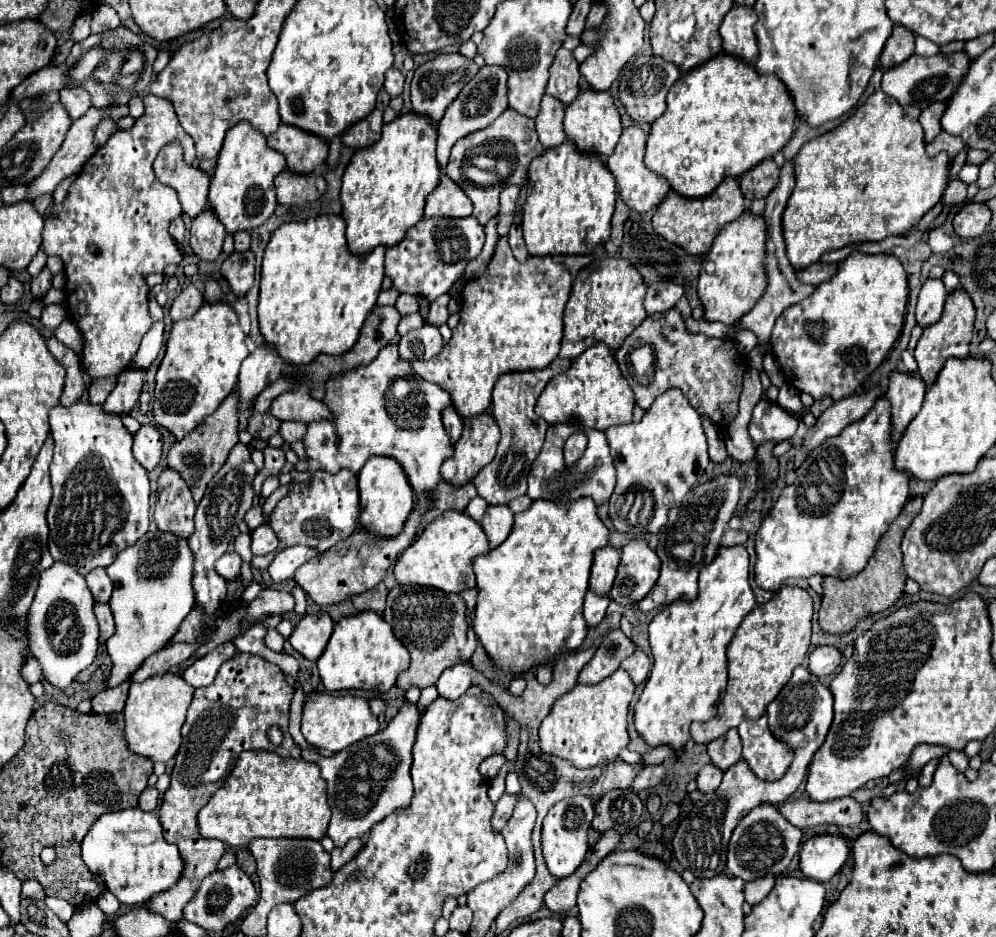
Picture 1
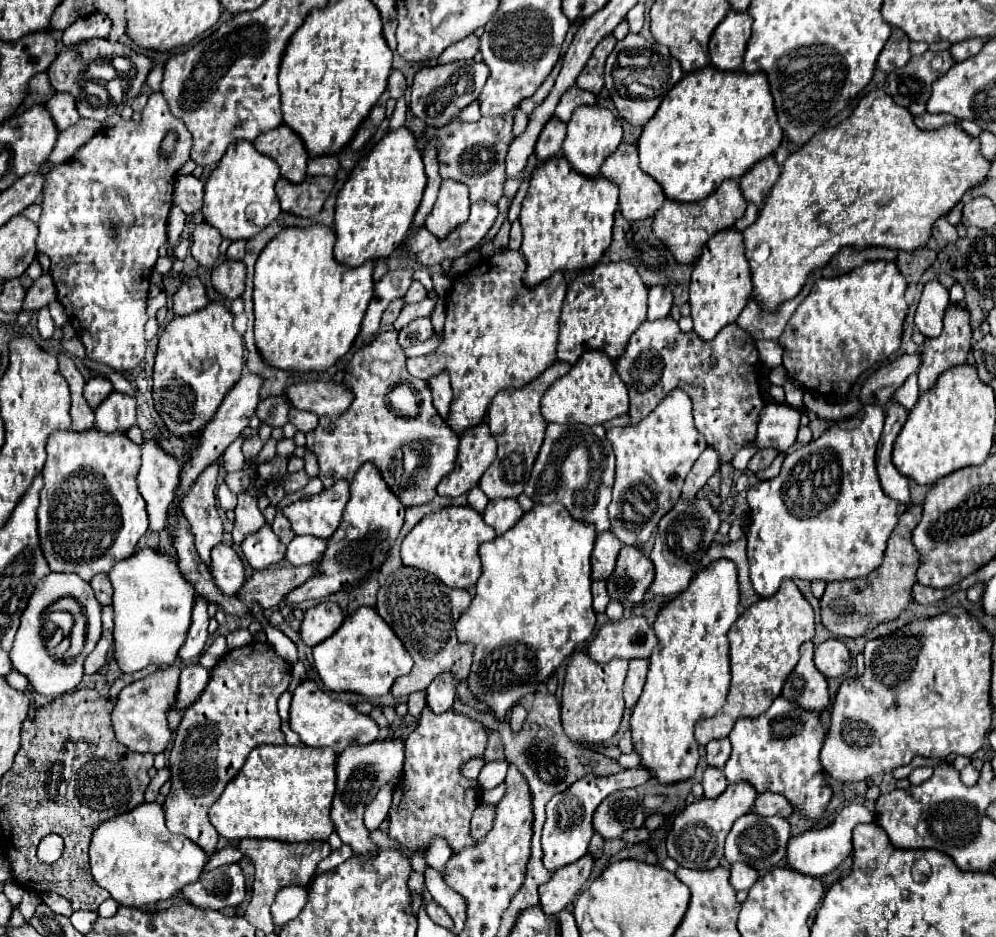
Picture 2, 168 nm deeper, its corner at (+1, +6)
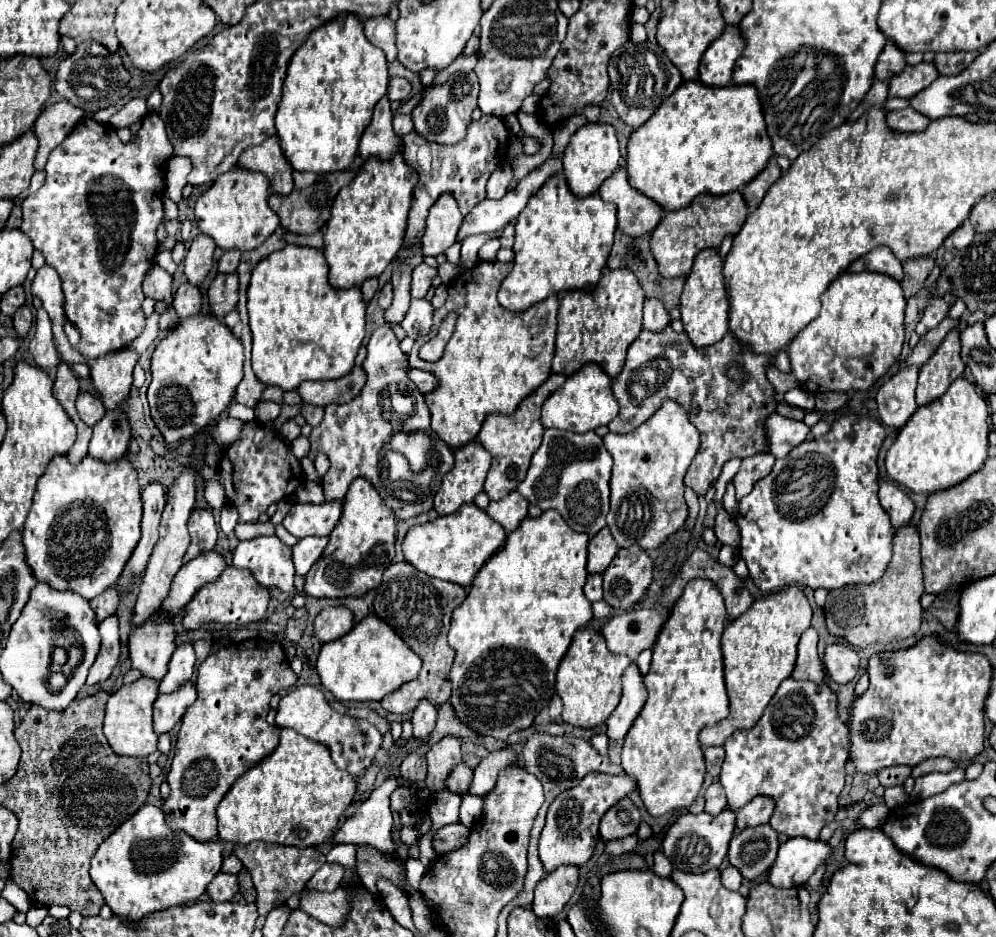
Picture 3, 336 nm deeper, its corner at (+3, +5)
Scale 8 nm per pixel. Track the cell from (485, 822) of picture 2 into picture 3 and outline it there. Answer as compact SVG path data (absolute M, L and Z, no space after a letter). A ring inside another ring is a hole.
M448 824L444 828L440 828L434 838L432 838L432 848L436 850L436 854L446 854L452 852L456 848L460 848L460 844L464 844L464 840L468 838L468 828L462 824Z

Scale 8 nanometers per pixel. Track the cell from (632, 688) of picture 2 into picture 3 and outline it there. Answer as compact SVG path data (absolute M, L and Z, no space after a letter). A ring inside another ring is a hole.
M630 664L628 670L624 672L622 686L624 686L622 700L616 706L616 710L610 714L610 718L606 720L606 736L610 740L624 738L628 734L632 722L640 714L642 706L646 704L644 680L642 680L642 674L638 672L636 664Z

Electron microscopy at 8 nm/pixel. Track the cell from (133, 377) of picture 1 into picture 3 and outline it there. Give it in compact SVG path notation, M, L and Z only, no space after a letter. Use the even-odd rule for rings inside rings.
M110 412L94 426L88 454L100 462L118 462L126 456L130 438L126 416L122 412Z

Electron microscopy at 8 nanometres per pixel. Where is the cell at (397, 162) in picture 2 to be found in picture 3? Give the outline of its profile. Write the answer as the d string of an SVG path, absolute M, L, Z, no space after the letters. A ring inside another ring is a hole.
M402 154L392 162L370 158L356 174L352 184L342 188L334 200L332 216L324 230L324 258L328 262L328 282L332 288L362 286L368 278L378 278L396 258L412 204L416 172L404 164Z

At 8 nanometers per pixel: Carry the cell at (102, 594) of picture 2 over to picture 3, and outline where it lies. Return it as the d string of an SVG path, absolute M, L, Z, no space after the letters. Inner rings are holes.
M108 588L108 592L104 592L102 596L96 596L96 600L90 600L90 606L96 612L96 622L102 622L104 618L116 614L116 608L118 608L116 588Z

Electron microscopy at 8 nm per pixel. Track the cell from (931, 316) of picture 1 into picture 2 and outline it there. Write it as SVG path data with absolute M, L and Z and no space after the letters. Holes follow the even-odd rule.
M928 281L922 289L922 297L918 301L914 317L918 331L926 337L938 337L942 331L942 319L948 305L950 305L948 289L938 281Z

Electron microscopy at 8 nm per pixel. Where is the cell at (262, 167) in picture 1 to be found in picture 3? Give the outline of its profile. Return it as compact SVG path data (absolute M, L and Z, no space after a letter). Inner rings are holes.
M226 172L216 180L196 202L194 214L198 230L214 240L222 250L254 250L258 248L280 224L278 216L268 208L268 180L260 172Z

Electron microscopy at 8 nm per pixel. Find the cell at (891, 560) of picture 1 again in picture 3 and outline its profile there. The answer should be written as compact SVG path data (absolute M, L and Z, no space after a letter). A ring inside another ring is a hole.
M910 524L898 528L894 534L892 560L884 576L876 584L844 586L828 594L826 626L830 634L838 638L846 638L852 646L858 648L866 648L876 642L888 644L892 640L904 640L908 636L914 636L920 630L920 622L922 622L920 598L924 594L924 582L922 582L920 560L922 560L920 538L916 526Z

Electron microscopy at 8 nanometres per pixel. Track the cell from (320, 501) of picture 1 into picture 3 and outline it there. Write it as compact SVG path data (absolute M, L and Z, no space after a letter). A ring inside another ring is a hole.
M342 502L324 504L294 504L282 526L296 538L330 536L342 514Z

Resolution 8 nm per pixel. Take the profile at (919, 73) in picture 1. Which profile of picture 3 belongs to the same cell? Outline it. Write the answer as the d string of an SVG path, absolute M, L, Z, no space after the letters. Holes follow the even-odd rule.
M916 64L916 66L906 66L904 72L896 74L890 80L890 96L900 96L900 98L912 98L916 92L924 90L932 80L936 80L940 74L934 68L934 64Z

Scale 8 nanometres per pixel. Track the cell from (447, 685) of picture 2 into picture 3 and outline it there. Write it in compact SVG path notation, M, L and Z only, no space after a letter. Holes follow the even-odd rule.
M422 700L422 704L412 712L412 726L414 726L414 740L420 742L430 736L436 724L436 714L438 710L428 704L428 700Z

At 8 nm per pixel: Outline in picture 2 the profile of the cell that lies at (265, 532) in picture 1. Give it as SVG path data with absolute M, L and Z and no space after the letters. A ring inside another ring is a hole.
M266 523L256 533L248 535L242 541L242 551L246 561L254 569L266 569L272 563L278 563L284 559L286 547L280 543L280 539L274 535L272 527Z

